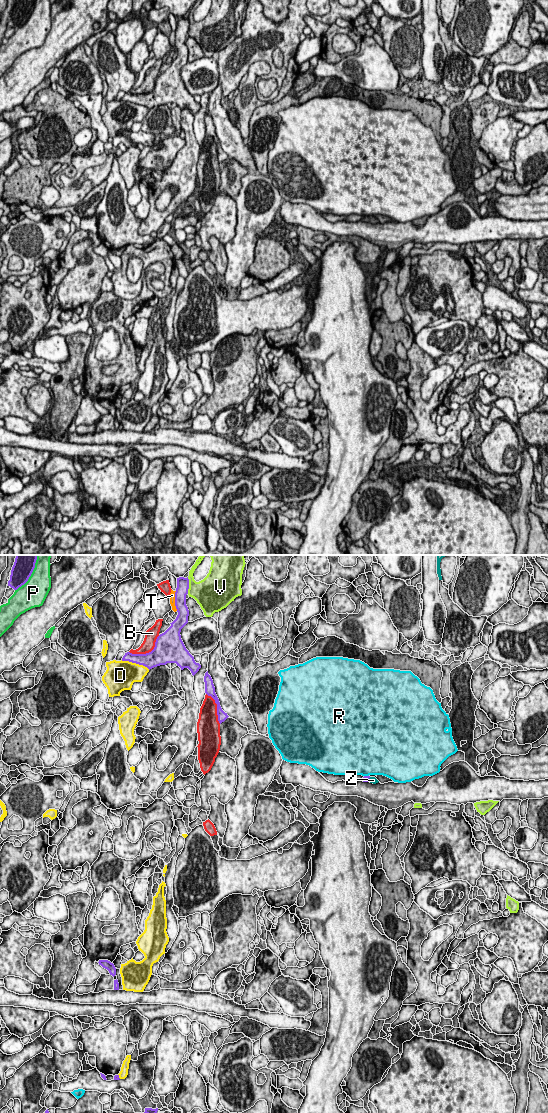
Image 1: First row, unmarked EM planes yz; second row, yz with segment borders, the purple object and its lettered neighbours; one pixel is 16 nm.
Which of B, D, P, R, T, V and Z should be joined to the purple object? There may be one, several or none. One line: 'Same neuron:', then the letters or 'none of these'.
Same neuron: Z

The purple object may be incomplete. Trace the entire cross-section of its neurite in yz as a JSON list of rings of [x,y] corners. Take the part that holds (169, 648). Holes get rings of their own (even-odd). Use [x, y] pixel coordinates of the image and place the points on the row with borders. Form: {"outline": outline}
{"outline": [[[177,578],[175,592],[175,606],[178,612],[171,626],[160,634],[155,642],[154,649],[146,654],[125,653],[122,661],[129,661],[147,667],[149,670],[167,663],[176,663],[183,670],[188,668],[194,676],[201,665],[196,663],[194,657],[186,649],[181,639],[181,629],[188,623],[189,610],[186,605],[186,595],[189,589],[189,579]]]}

